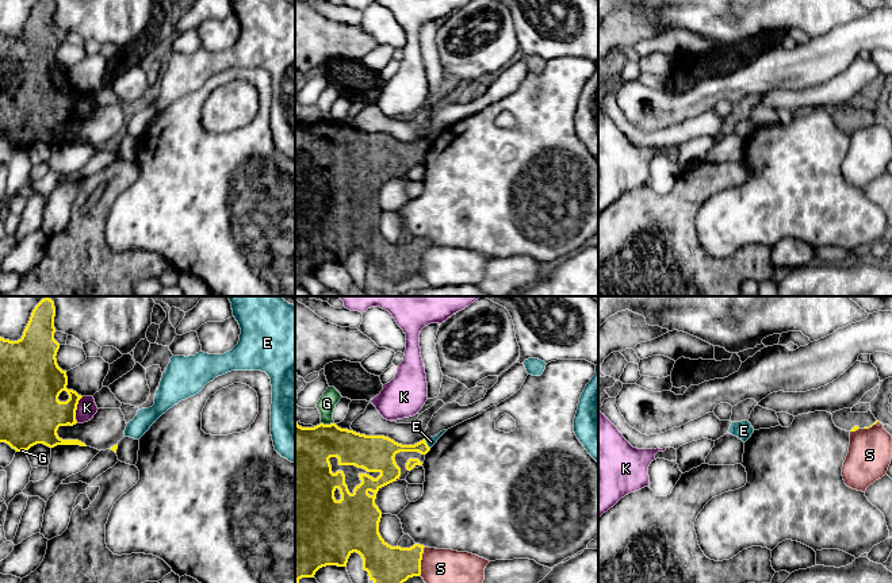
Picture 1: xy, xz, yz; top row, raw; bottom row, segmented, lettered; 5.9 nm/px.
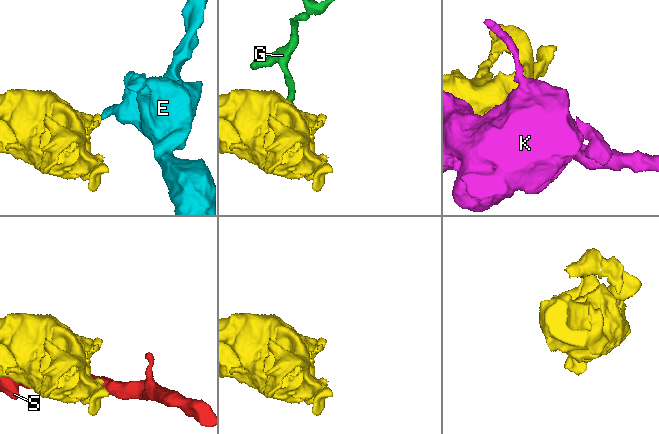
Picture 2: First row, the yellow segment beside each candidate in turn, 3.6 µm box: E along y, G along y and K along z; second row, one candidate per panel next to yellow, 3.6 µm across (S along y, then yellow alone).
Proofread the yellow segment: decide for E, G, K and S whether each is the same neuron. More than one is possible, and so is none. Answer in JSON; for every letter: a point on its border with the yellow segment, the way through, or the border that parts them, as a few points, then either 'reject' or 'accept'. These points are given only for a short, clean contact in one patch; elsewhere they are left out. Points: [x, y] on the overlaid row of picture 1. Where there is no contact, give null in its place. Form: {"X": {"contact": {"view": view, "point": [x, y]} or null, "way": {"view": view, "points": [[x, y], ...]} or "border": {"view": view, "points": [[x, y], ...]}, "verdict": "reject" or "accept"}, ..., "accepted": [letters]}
{"E": {"contact": {"view": "xz", "point": [427, 444]}, "border": {"view": "xz", "points": [[424, 438], [429, 448]]}, "verdict": "reject"}, "G": {"contact": {"view": "xz", "point": [328, 425]}, "border": {"view": "xz", "points": [[321, 422], [333, 424]]}, "verdict": "reject"}, "K": {"contact": {"view": "xy", "point": [76, 409]}, "verdict": "reject"}, "S": {"contact": {"view": "xz", "point": [420, 562]}, "border": {"view": "xz", "points": [[425, 547], [421, 555], [421, 572], [418, 575]]}, "verdict": "reject"}, "accepted": []}

